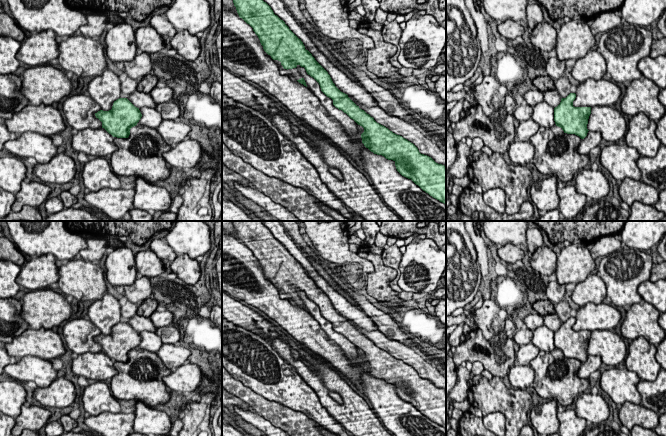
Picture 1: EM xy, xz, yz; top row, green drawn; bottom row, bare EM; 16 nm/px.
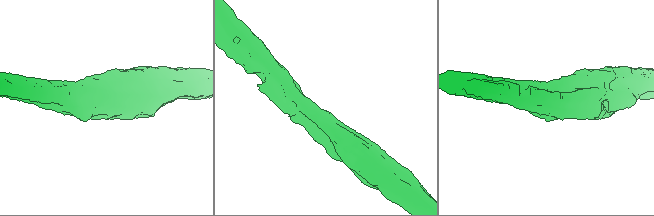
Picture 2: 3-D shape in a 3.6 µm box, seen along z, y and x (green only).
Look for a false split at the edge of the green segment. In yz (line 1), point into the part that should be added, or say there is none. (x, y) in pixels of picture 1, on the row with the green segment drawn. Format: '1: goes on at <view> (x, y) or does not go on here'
1: goes on at yz (543, 114)

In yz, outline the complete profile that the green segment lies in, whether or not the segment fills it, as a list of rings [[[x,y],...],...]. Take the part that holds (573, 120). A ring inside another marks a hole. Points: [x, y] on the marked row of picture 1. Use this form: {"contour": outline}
{"contour": [[[570,93],[562,98],[560,104],[553,108],[545,101],[533,107],[531,115],[539,126],[547,129],[560,127],[564,133],[575,134],[581,139],[587,136],[588,119],[591,114],[591,107],[574,107],[575,93]]]}

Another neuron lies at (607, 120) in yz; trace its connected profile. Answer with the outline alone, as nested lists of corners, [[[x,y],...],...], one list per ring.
[[[595,106],[591,108],[587,129],[600,132],[603,141],[618,143],[627,132],[624,117],[613,106]]]

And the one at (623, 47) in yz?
[[[625,23],[621,27],[617,26],[602,33],[598,47],[606,61],[607,73],[617,83],[628,84],[640,79],[643,75],[638,69],[638,63],[642,58],[650,56],[653,42],[654,37],[651,31],[633,24]]]

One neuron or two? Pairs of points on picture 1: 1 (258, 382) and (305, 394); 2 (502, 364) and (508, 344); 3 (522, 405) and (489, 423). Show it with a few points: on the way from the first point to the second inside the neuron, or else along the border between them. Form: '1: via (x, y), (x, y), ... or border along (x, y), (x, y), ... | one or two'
1: via (270, 384), (293, 392) | one
2: via (502, 359), (506, 349) | one
3: border along (483, 417), (500, 412), (504, 416), (505, 425) | two

